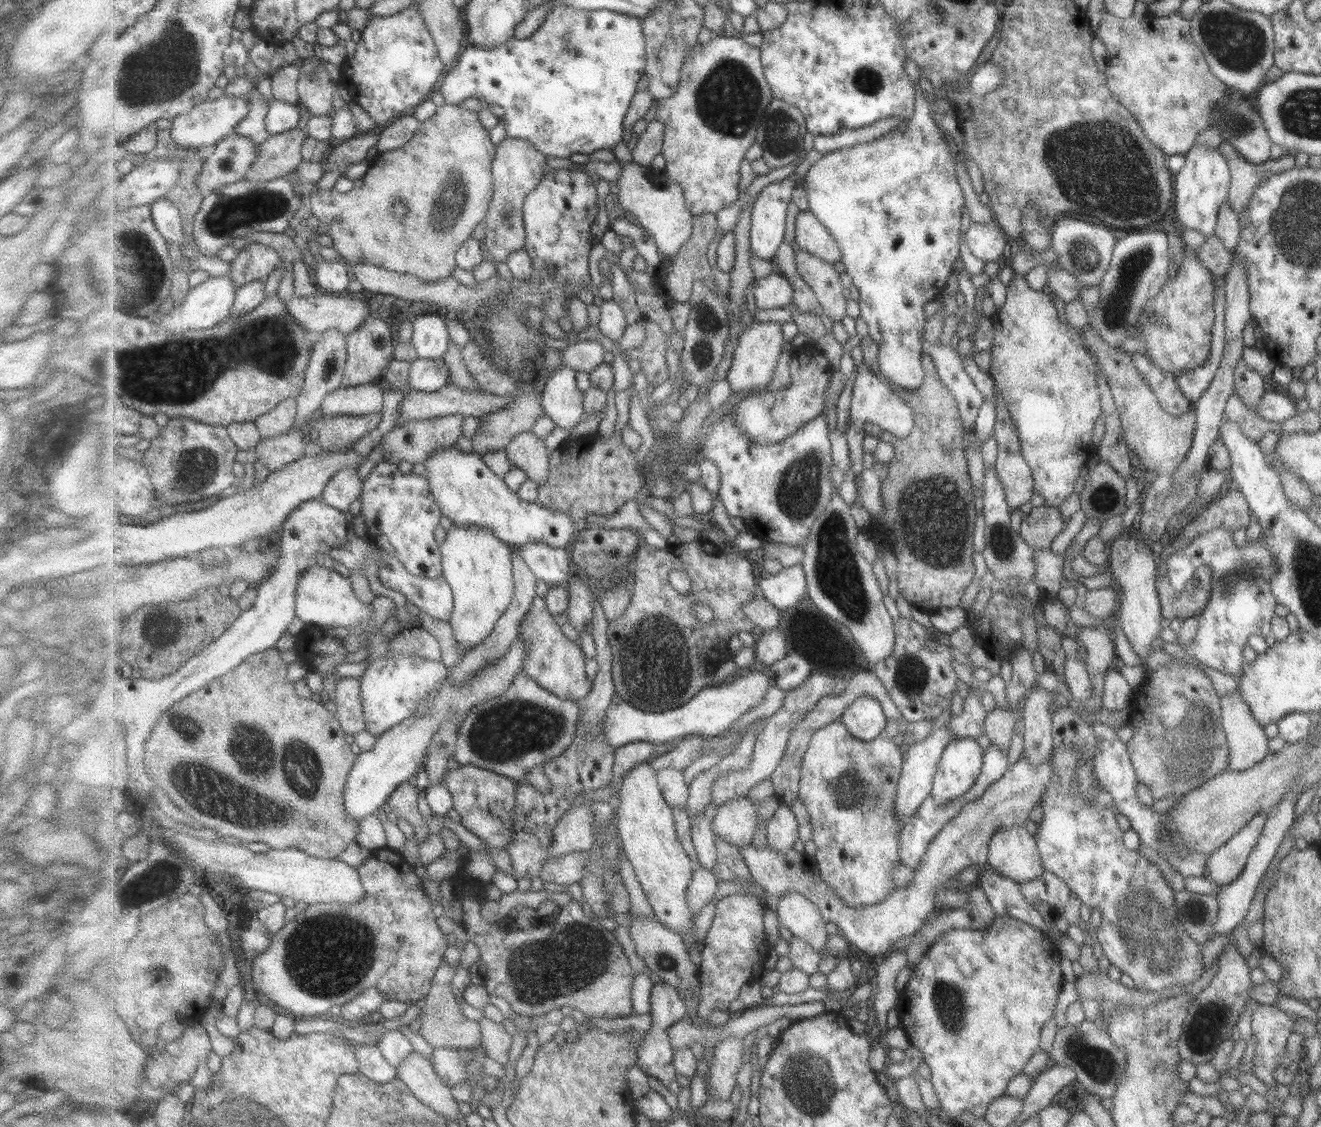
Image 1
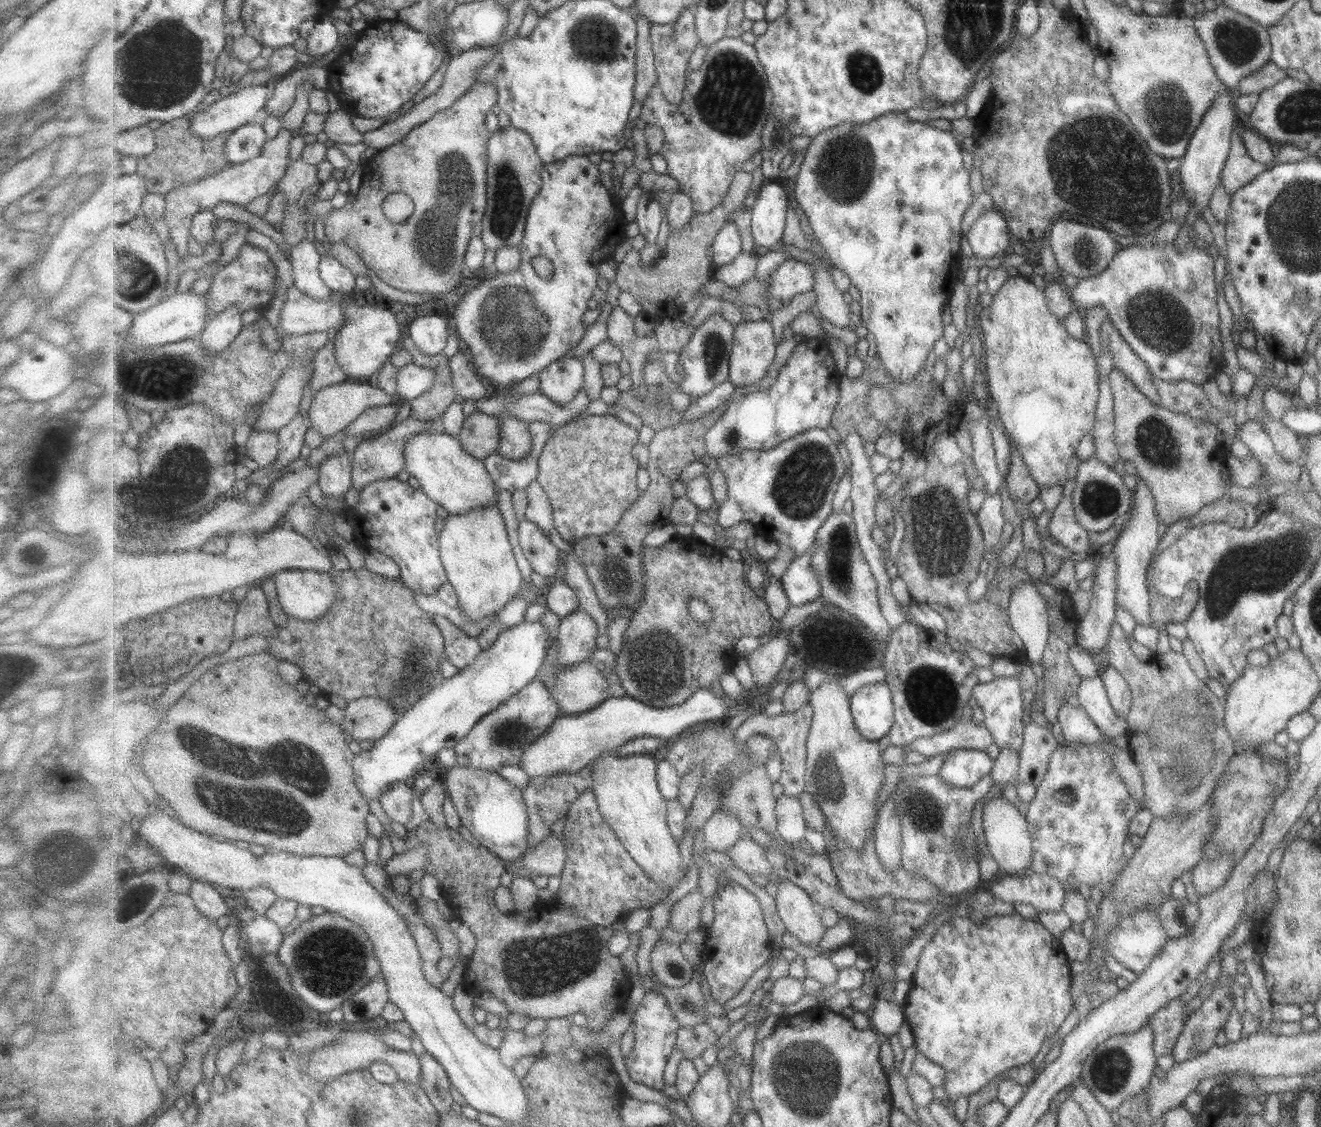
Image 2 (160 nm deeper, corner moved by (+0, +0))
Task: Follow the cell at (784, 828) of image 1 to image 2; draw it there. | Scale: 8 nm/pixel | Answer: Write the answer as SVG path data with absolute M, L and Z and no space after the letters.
M781 795L777 800L776 813L780 835L791 844L799 845L808 827L800 798Z

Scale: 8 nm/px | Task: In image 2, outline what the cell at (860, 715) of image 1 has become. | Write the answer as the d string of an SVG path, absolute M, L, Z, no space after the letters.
M885 682L868 684L852 694L852 718L869 741L876 742L890 734L895 714L892 688Z

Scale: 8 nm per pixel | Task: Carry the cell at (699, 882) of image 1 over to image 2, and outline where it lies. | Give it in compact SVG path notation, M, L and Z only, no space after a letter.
M700 886L683 898L679 899L670 913L670 925L677 932L693 932L699 929L701 924L701 908L705 900Z

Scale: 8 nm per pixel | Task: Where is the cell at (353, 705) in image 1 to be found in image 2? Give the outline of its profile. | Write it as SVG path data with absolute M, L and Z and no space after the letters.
M376 696L363 697L347 702L343 727L357 742L376 742L389 735L400 716L390 701Z

